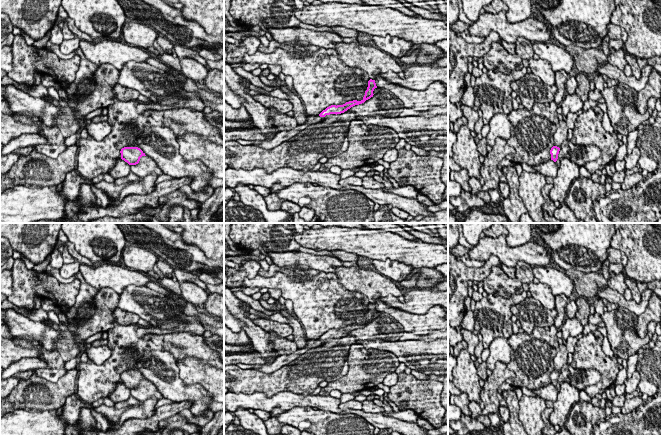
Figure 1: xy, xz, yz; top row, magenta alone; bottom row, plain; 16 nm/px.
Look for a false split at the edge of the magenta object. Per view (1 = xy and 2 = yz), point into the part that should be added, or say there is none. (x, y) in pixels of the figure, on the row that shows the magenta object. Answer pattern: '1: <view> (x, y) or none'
1: none
2: none

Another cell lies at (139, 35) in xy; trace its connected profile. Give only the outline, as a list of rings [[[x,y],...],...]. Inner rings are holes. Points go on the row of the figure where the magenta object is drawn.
[[[127,21],[122,29],[122,37],[131,46],[144,49],[155,57],[160,55],[153,45],[158,33],[147,25]]]

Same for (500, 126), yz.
[[[497,113],[489,122],[490,131],[486,136],[487,144],[494,146],[497,137],[508,140],[511,136],[512,124],[508,119],[508,115],[504,113]]]

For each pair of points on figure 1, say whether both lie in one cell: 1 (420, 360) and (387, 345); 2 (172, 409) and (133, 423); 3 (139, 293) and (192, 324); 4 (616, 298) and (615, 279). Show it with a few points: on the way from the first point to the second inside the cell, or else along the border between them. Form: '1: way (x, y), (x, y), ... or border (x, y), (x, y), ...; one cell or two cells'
1: way (412, 353), (395, 347); one cell
2: way (162, 413), (151, 423), (143, 423); one cell
3: way (152, 306), (179, 321); one cell
4: border (609, 286), (622, 295); two cells

